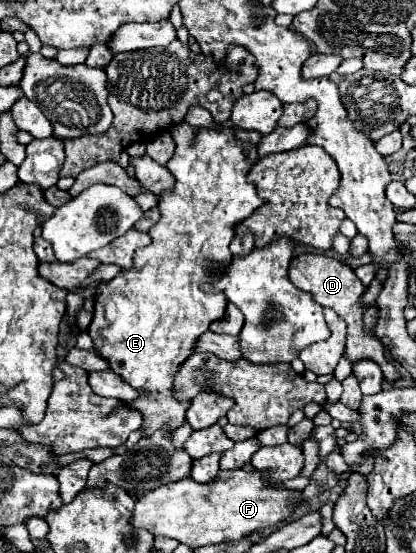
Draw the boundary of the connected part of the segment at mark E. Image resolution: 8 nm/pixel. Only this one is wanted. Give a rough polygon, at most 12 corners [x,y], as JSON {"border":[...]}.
{"border":[[178,123],[152,245],[96,287],[94,349],[184,425],[174,377],[226,309],[200,283],[262,205],[232,129]]}

